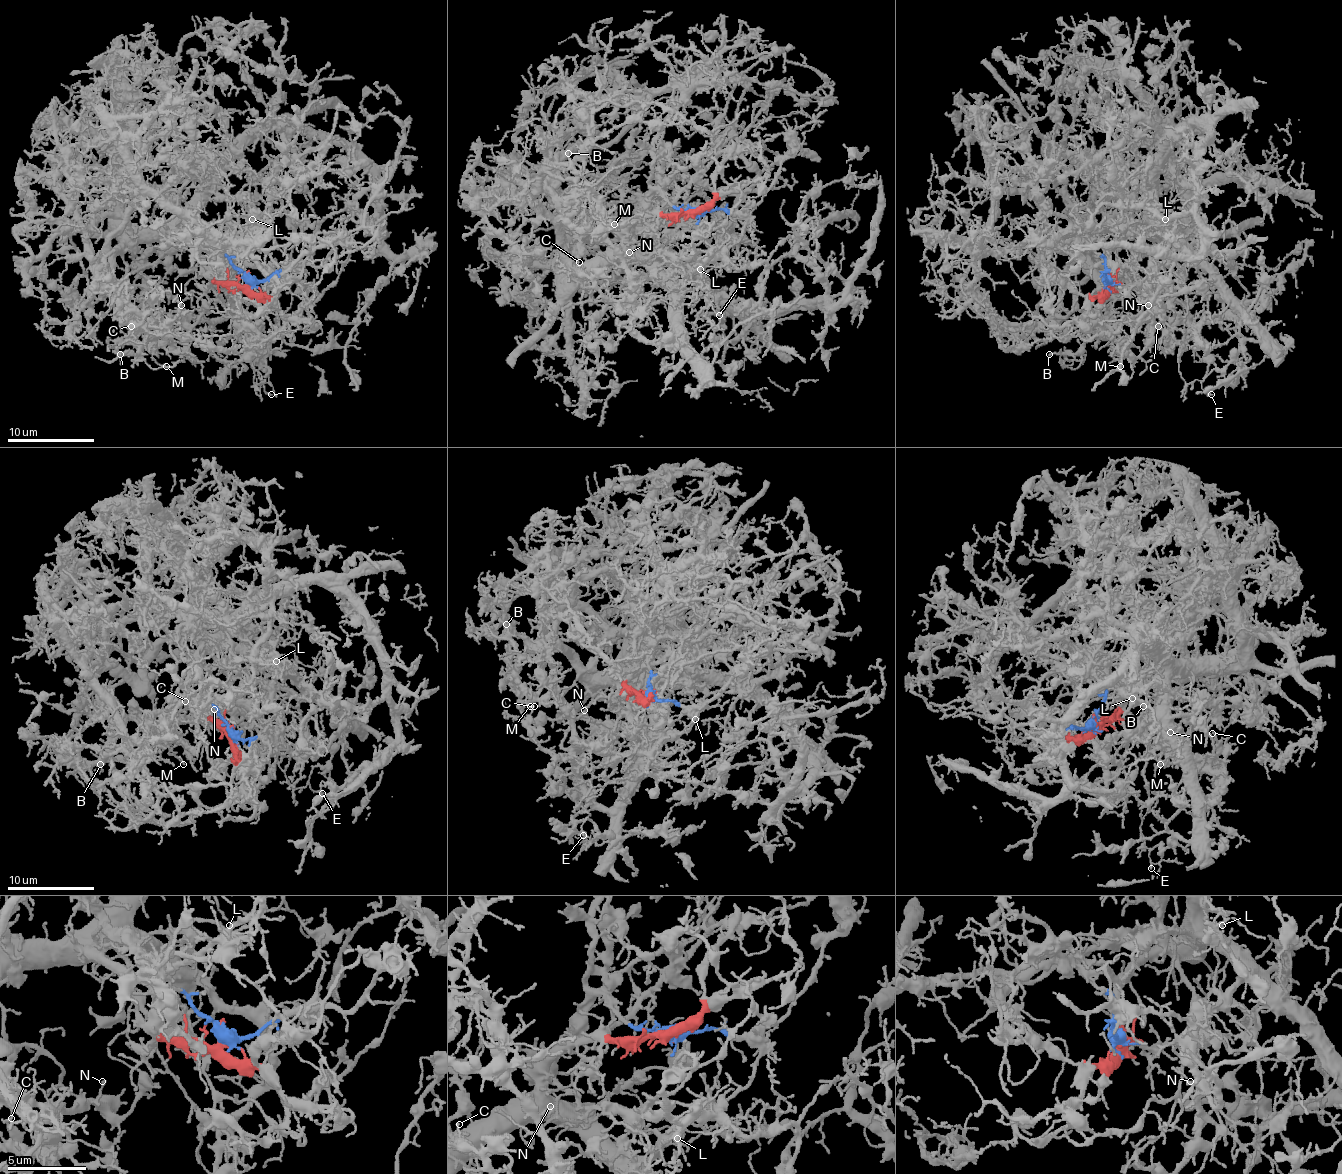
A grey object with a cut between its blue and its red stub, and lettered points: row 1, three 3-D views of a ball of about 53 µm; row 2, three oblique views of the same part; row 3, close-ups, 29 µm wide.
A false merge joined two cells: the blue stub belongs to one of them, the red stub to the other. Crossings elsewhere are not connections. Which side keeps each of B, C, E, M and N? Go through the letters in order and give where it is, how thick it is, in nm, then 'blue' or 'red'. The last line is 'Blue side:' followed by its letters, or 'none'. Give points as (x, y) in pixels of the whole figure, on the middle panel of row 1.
B: (568, 153) | 130 nm | red
C: (579, 262) | 130 nm | red
E: (719, 315) | 80 nm | red
M: (614, 224) | 110 nm | red
N: (629, 252) | 130 nm | red
Blue side: none

